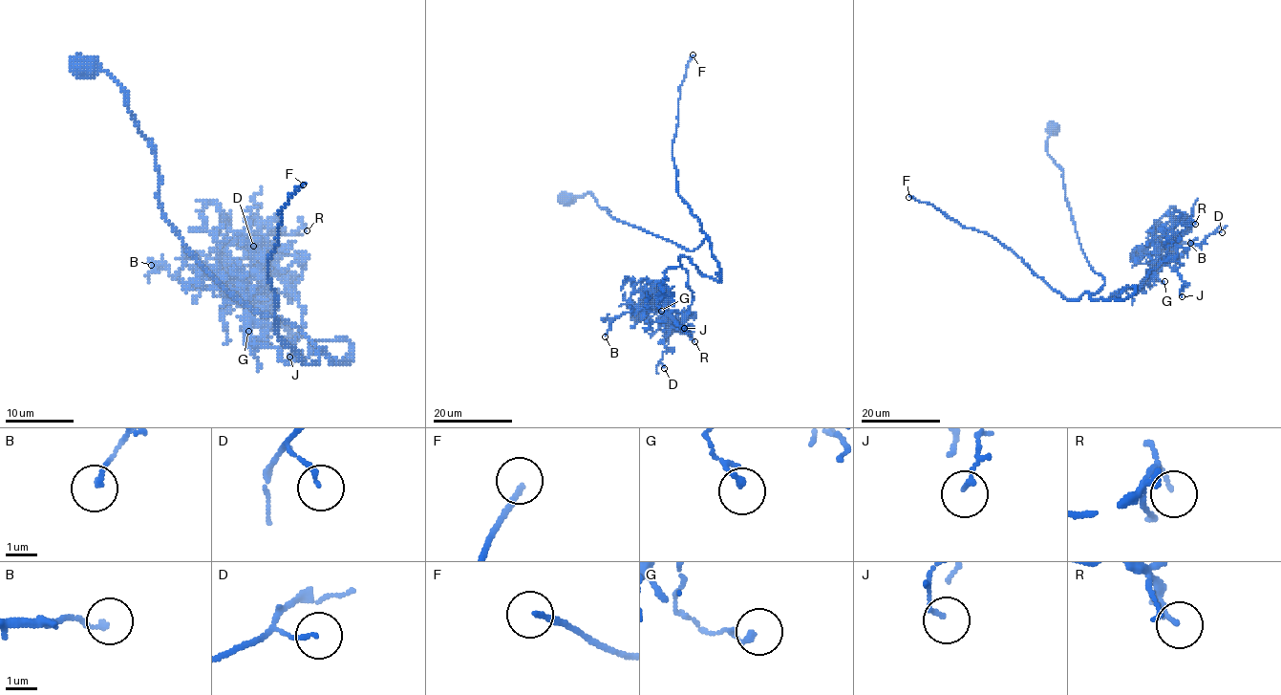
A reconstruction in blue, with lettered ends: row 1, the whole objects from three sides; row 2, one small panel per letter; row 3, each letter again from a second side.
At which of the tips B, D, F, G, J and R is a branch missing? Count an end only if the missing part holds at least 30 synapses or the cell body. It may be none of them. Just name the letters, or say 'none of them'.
F

